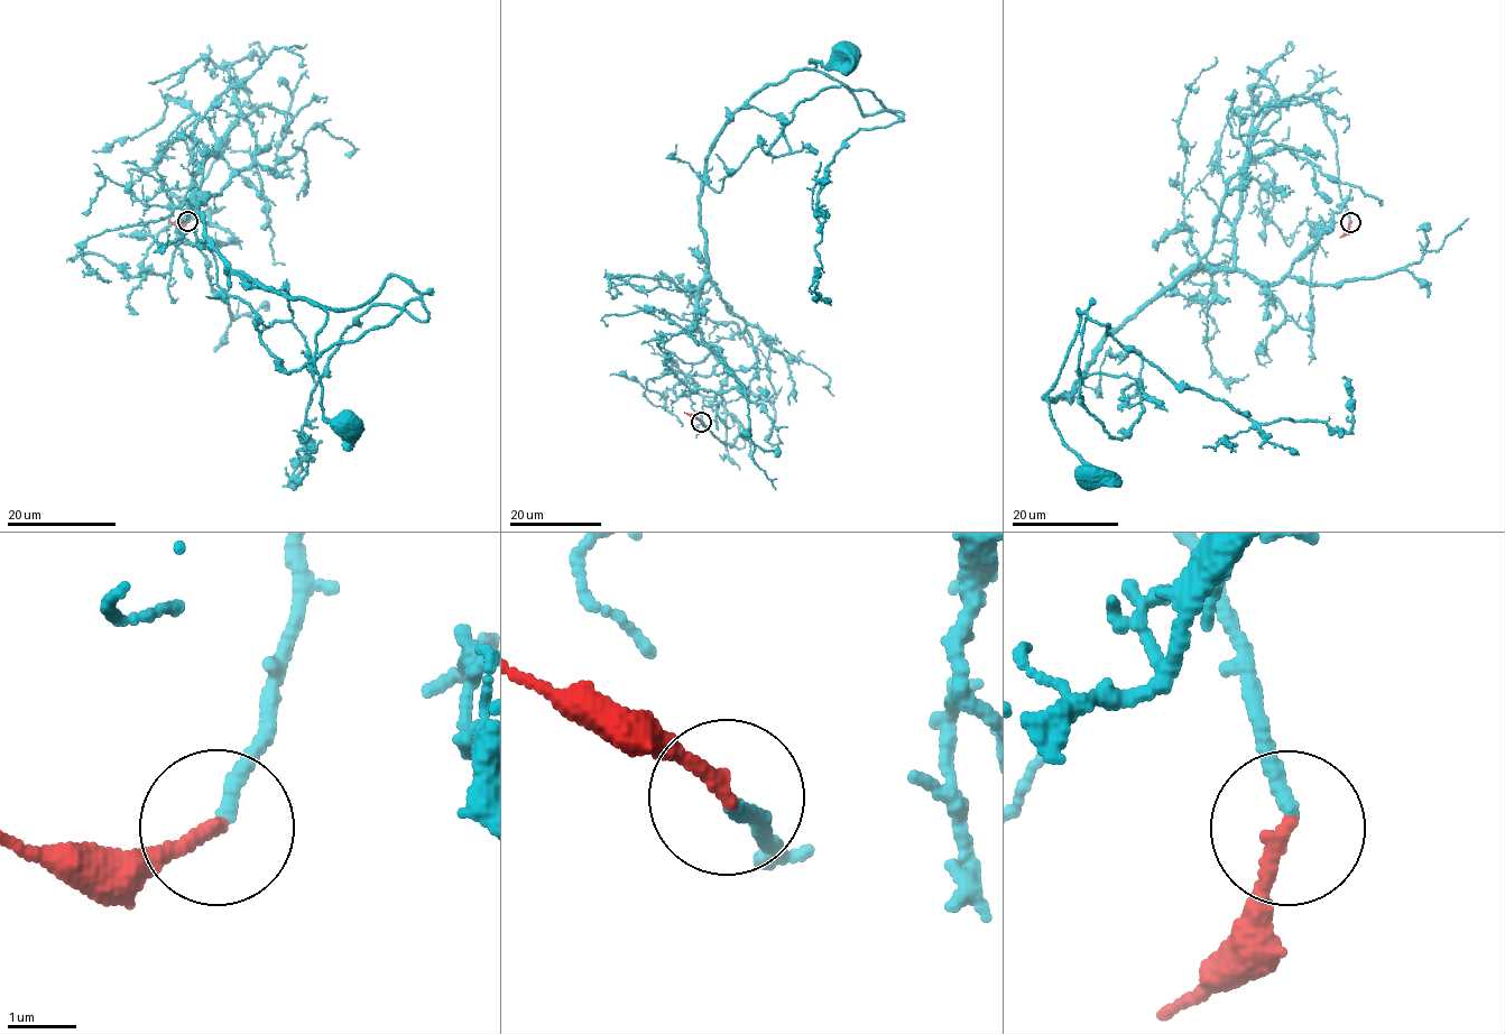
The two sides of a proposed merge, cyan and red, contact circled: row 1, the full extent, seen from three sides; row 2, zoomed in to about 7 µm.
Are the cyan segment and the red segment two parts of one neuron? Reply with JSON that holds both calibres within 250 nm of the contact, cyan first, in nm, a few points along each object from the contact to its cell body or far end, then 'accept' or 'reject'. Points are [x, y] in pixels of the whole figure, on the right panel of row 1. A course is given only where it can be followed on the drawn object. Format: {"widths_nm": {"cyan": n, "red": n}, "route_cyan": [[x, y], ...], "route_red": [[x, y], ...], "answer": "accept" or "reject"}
{"widths_nm": {"cyan": 220, "red": 240}, "route_cyan": [[1350, 221], [1317, 95], [1271, 100], [1250, 128], [1235, 265], [1185, 271], [1074, 390], [1044, 395], [1088, 478]], "route_red": [[1350, 222], [1340, 237]], "answer": "accept"}

